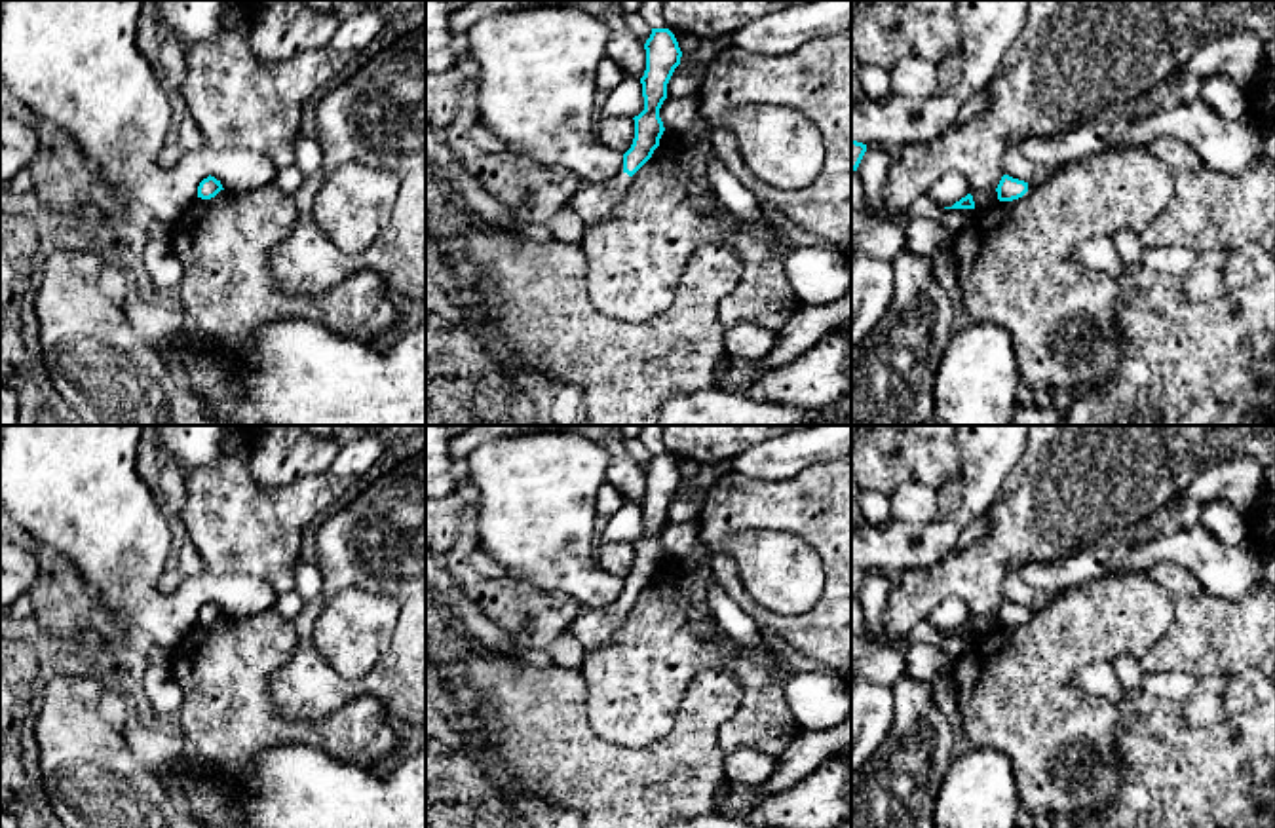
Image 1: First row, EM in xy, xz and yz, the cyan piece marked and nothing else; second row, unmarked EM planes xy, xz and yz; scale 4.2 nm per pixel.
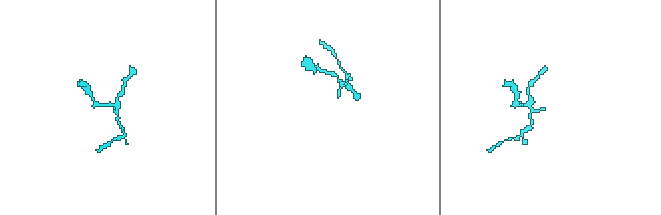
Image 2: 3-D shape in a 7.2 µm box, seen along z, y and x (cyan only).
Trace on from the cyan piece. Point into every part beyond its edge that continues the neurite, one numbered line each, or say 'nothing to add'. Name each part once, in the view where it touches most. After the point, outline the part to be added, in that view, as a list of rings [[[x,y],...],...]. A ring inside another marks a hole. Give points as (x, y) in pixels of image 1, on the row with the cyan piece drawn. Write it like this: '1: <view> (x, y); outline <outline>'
1: xz (593, 204); outline [[[619,173],[599,184],[585,182],[580,192],[572,196],[568,207],[583,220],[585,228],[604,222],[616,205],[627,194],[631,177]]]

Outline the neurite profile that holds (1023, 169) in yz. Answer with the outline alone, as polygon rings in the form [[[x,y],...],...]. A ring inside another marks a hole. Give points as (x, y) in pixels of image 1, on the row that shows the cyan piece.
[[[1009,148],[1005,154],[1003,173],[1030,184],[1036,179],[1037,167],[1026,160],[1018,148]]]

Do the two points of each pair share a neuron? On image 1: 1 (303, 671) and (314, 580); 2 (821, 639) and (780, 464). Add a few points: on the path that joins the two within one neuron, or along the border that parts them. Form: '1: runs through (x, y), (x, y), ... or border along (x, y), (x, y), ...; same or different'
1: border along (316, 564), (322, 576), (322, 589), (306, 602); different
2: border along (825, 460), (780, 479), (740, 475); different

